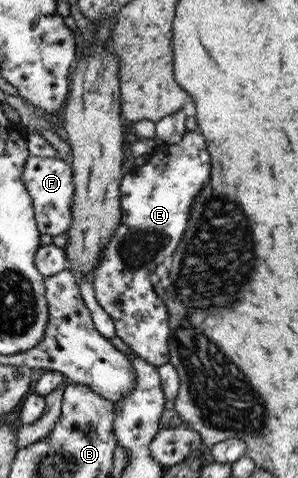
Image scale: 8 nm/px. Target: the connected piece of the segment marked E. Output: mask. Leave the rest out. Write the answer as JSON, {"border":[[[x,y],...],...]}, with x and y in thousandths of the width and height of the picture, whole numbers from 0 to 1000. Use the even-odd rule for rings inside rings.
{"border":[[[628,274],[611,295],[597,301],[584,301],[584,308],[523,308],[523,320],[510,333],[497,333],[497,341],[487,341],[480,347],[463,349],[463,358],[450,362],[443,356],[413,364],[409,379],[403,381],[403,404],[406,404],[406,460],[403,471],[389,477],[389,483],[379,487],[379,494],[369,498],[362,513],[346,517],[346,523],[336,527],[332,540],[326,542],[326,552],[312,563],[312,598],[319,609],[319,623],[326,632],[342,640],[342,646],[356,649],[356,655],[369,661],[369,667],[383,674],[389,703],[436,726],[436,730],[456,738],[470,749],[483,751],[497,762],[517,764],[523,770],[550,762],[564,762],[564,703],[567,703],[567,655],[560,653],[560,642],[554,634],[530,623],[517,607],[517,573],[523,559],[537,554],[550,542],[570,540],[584,529],[584,523],[594,519],[601,504],[611,500],[611,490],[621,485],[624,473],[634,464],[634,450],[644,427],[651,425],[651,414],[664,412],[668,404],[681,397],[688,383],[705,374],[705,322],[695,310],[691,293],[674,282],[671,274]]]}

